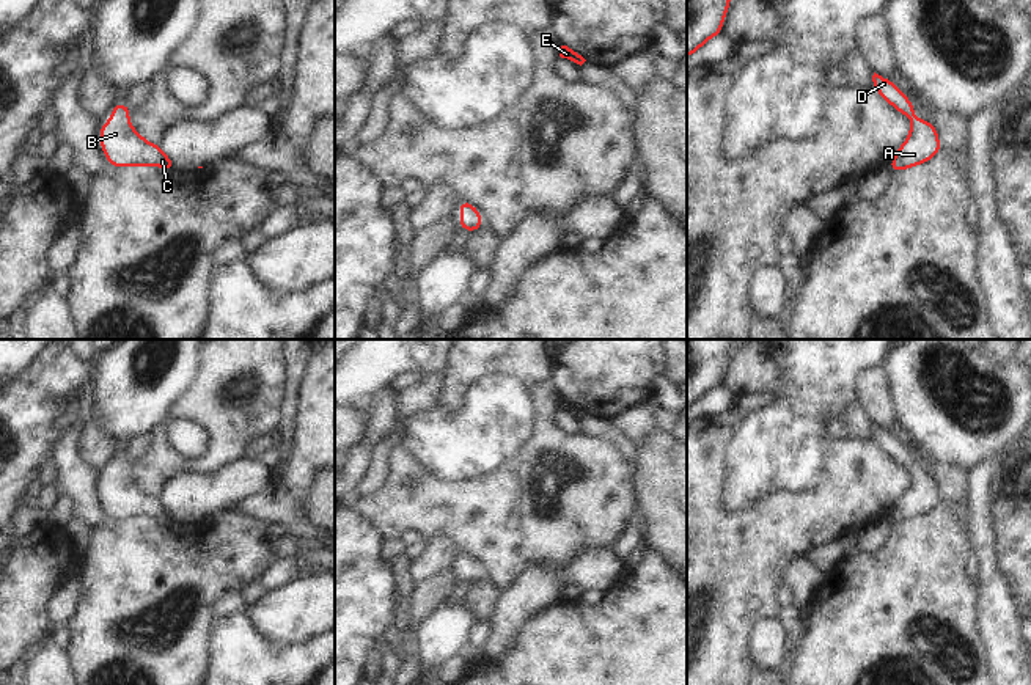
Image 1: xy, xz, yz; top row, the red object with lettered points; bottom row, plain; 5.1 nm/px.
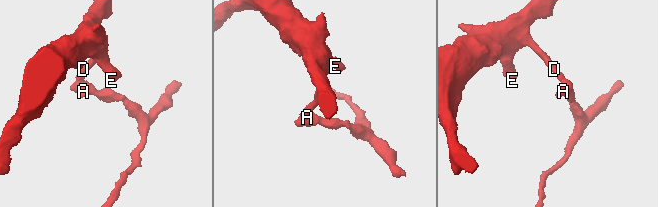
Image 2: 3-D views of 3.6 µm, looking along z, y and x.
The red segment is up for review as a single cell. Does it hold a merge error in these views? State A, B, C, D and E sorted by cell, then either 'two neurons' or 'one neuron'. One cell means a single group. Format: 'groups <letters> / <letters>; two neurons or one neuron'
groups A B C D E; one neuron

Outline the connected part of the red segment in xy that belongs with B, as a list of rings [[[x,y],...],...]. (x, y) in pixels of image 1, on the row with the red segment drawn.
[[[116,102],[112,118],[101,124],[99,145],[110,167],[159,167],[174,171],[176,163],[163,152],[162,145],[148,141],[129,123],[130,110],[124,102]]]

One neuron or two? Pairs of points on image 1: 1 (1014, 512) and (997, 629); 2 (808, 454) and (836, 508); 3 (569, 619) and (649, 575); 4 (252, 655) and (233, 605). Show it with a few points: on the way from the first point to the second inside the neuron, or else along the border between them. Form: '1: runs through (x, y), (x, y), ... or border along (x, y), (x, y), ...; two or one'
1: border along (995, 541), (1000, 571), (1014, 599); two
2: border along (829, 443), (822, 481), (811, 490), (786, 494); two
3: runs through (590, 619), (609, 619), (632, 596); one
4: border along (247, 613), (220, 619); two

